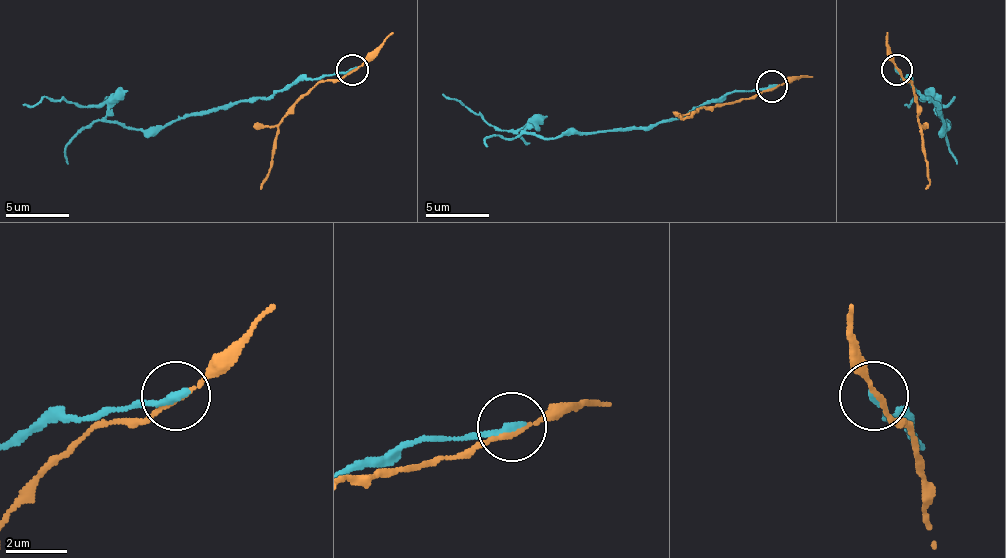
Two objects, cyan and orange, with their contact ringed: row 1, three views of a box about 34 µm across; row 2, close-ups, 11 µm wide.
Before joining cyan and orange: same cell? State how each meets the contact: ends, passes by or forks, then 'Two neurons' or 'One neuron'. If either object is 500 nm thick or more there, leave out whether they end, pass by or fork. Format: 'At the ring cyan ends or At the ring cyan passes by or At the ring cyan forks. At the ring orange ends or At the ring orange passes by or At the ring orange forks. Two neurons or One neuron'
At the ring cyan ends. At the ring orange passes by. Two neurons

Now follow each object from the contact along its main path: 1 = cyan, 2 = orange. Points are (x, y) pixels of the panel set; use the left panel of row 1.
1: (351, 70), (294, 80), (266, 99), (190, 111), (146, 130), (121, 127), (105, 111), (67, 102), (23, 105)
2: (351, 70), (339, 80), (320, 80), (294, 105), (279, 127), (269, 178), (260, 190)

